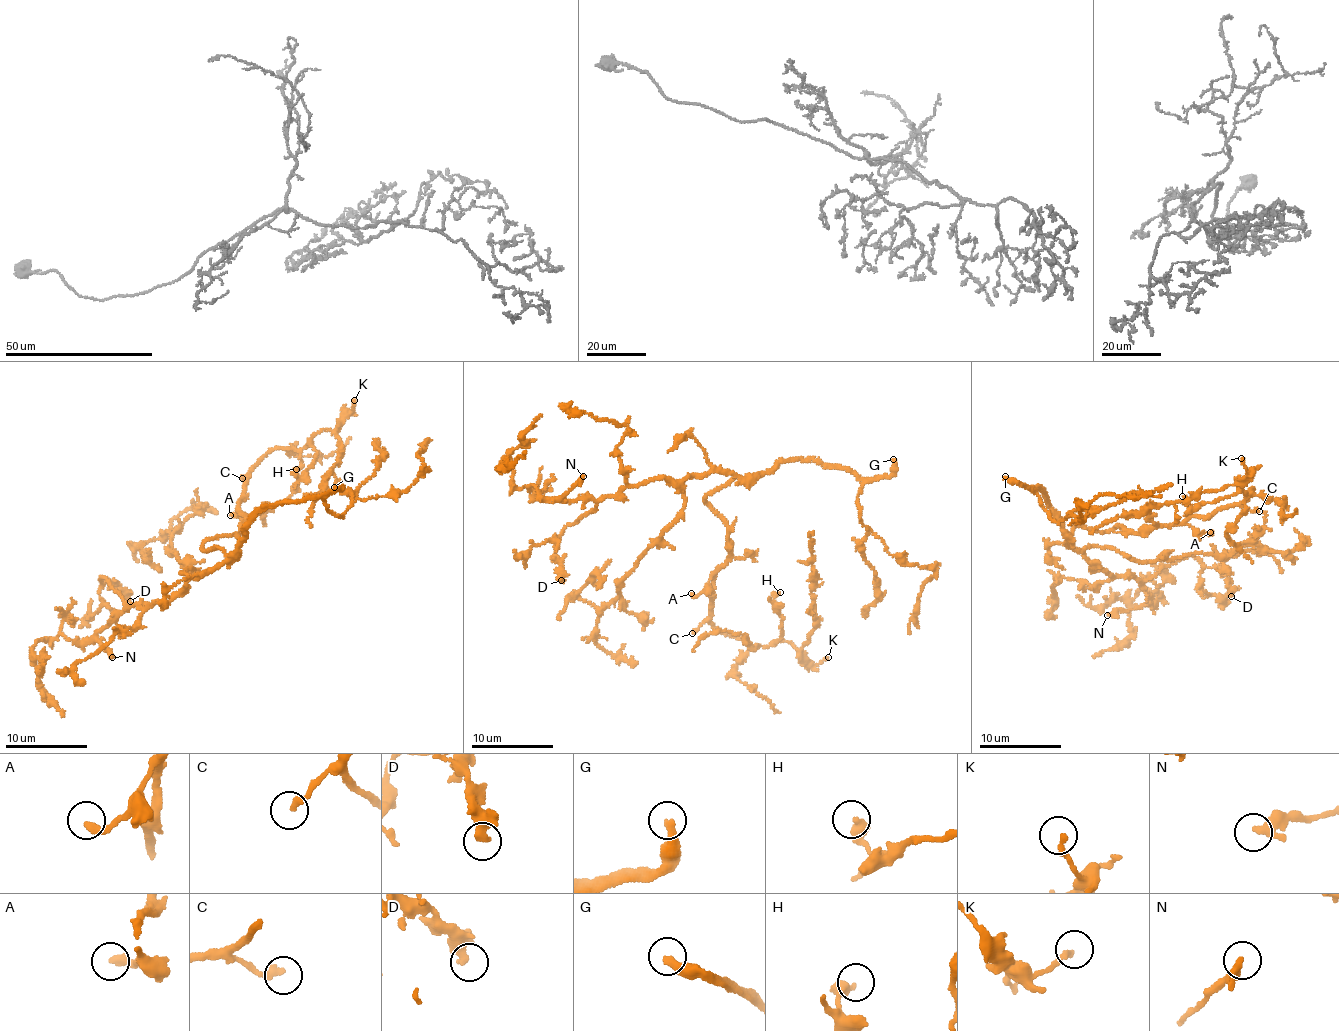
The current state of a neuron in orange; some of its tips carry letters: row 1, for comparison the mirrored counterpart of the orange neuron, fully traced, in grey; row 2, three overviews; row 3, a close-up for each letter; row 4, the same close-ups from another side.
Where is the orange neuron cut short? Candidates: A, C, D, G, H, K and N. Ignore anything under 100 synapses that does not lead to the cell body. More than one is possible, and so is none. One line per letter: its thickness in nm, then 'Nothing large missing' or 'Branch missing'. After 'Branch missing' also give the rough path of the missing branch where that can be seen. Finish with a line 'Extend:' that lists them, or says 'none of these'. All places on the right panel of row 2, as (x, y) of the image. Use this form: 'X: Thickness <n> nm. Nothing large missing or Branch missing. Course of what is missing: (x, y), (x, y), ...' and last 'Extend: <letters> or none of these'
A: Thickness 320 nm. Nothing large missing
C: Thickness 280 nm. Nothing large missing
D: Thickness 340 nm. Nothing large missing
G: Thickness 300 nm. Branch missing. Course of what is missing: (1005, 476), (995, 460), (1078, 429), (1095, 576), (1062, 521), (981, 495)
H: Thickness 420 nm. Nothing large missing
K: Thickness 200 nm. Nothing large missing
N: Thickness 340 nm. Nothing large missing
Extend: G

